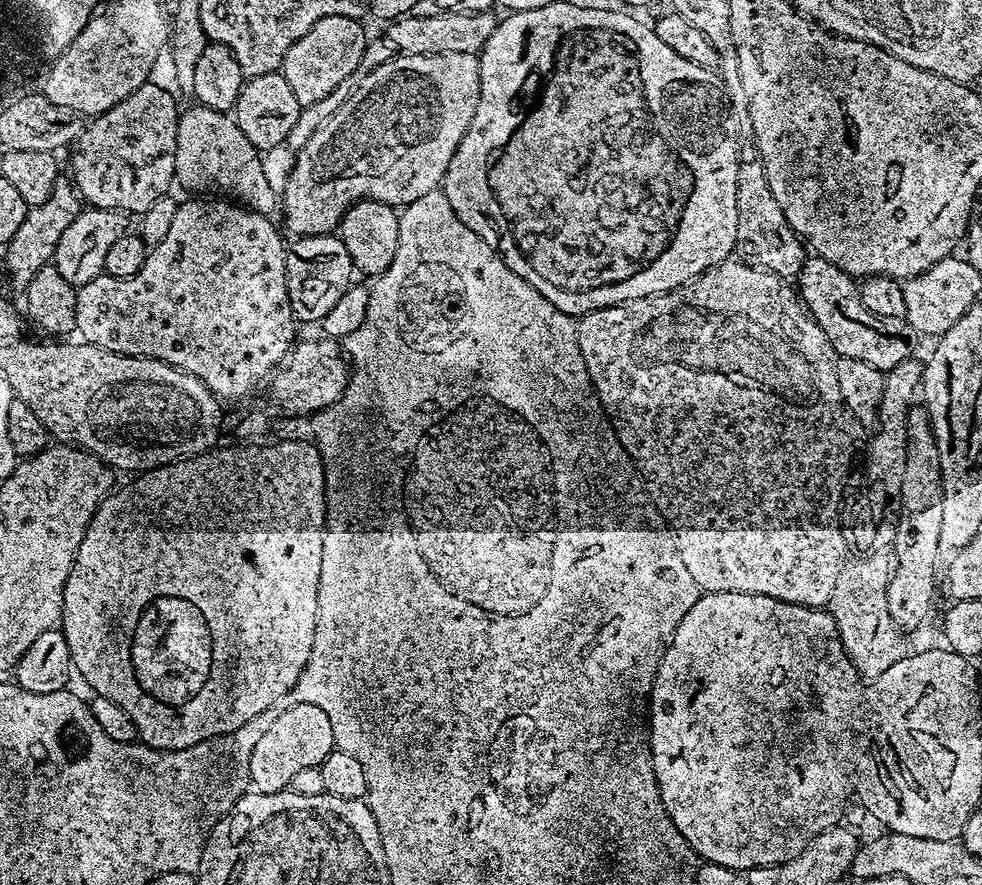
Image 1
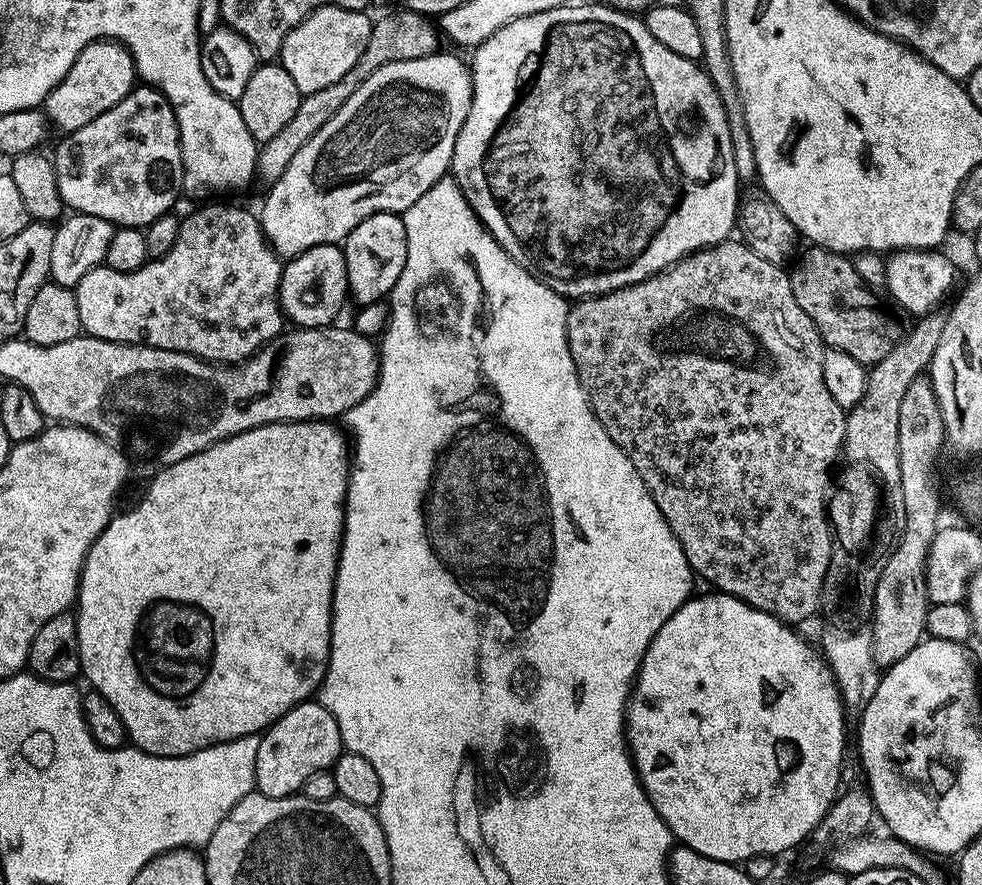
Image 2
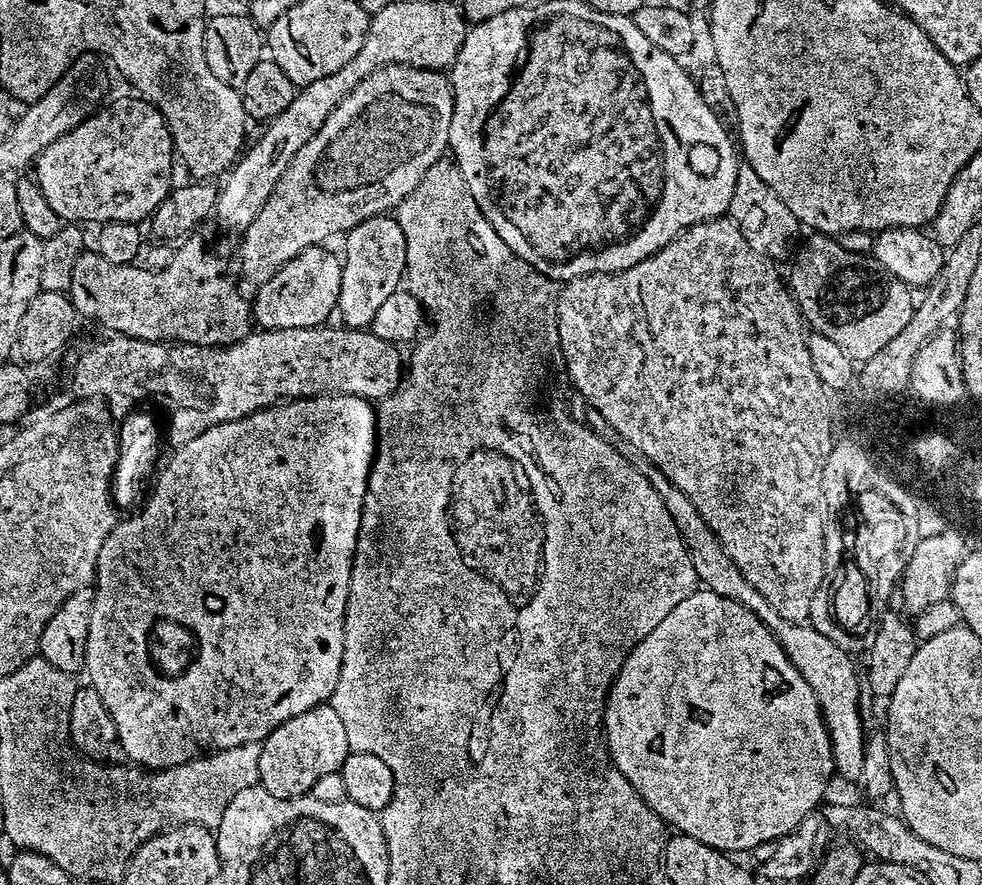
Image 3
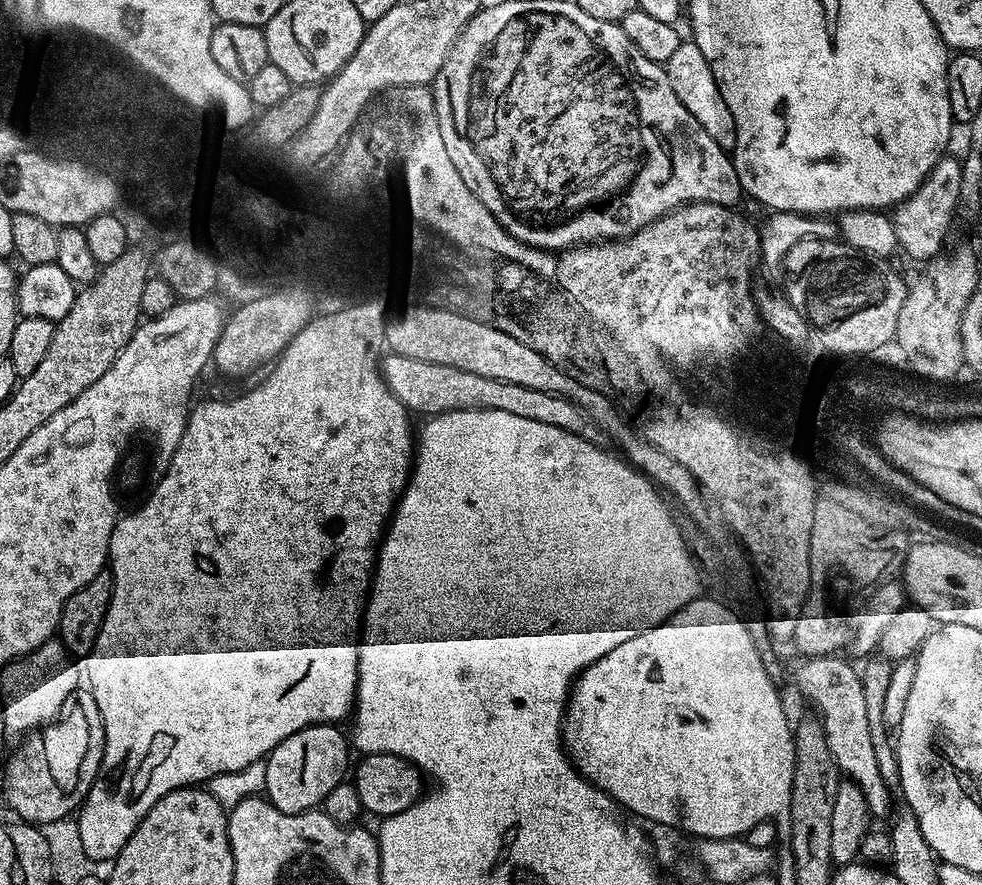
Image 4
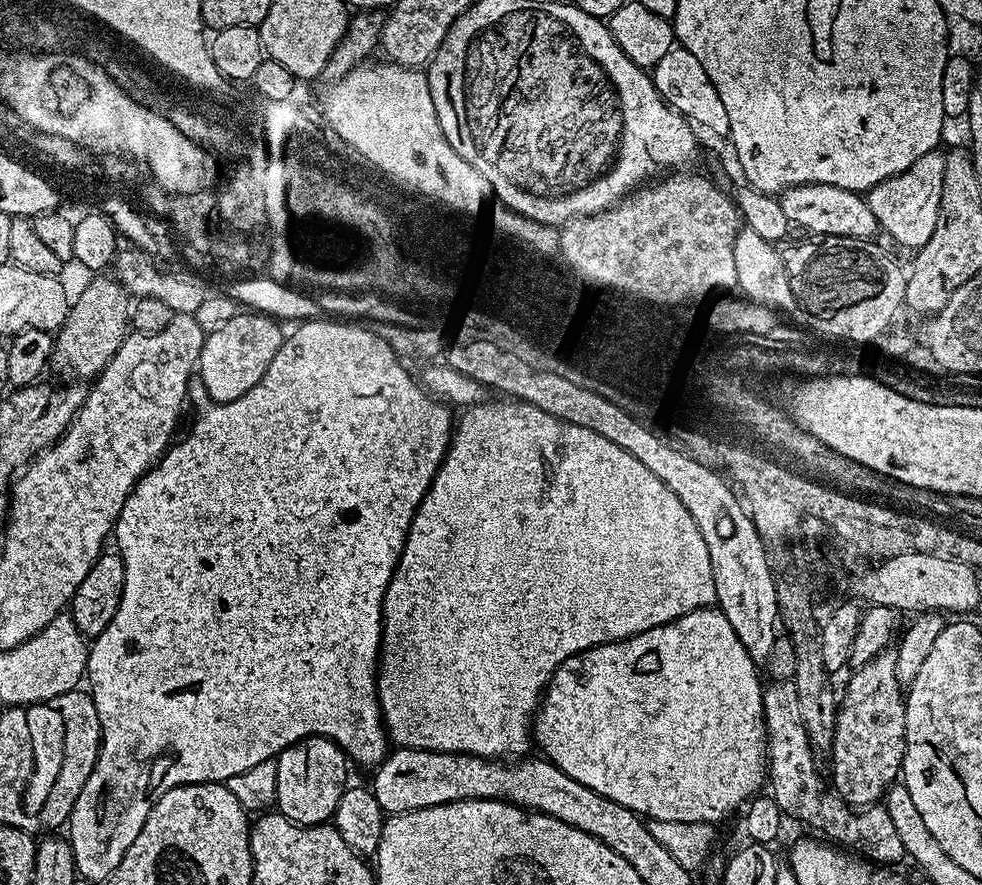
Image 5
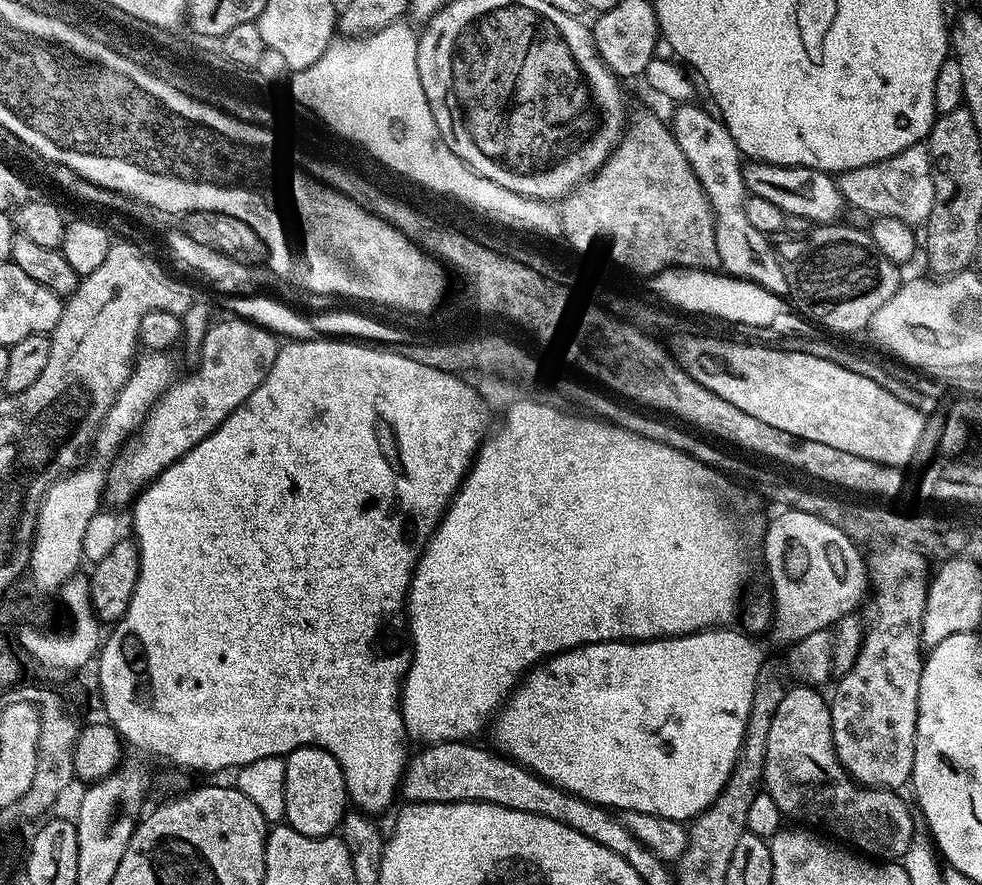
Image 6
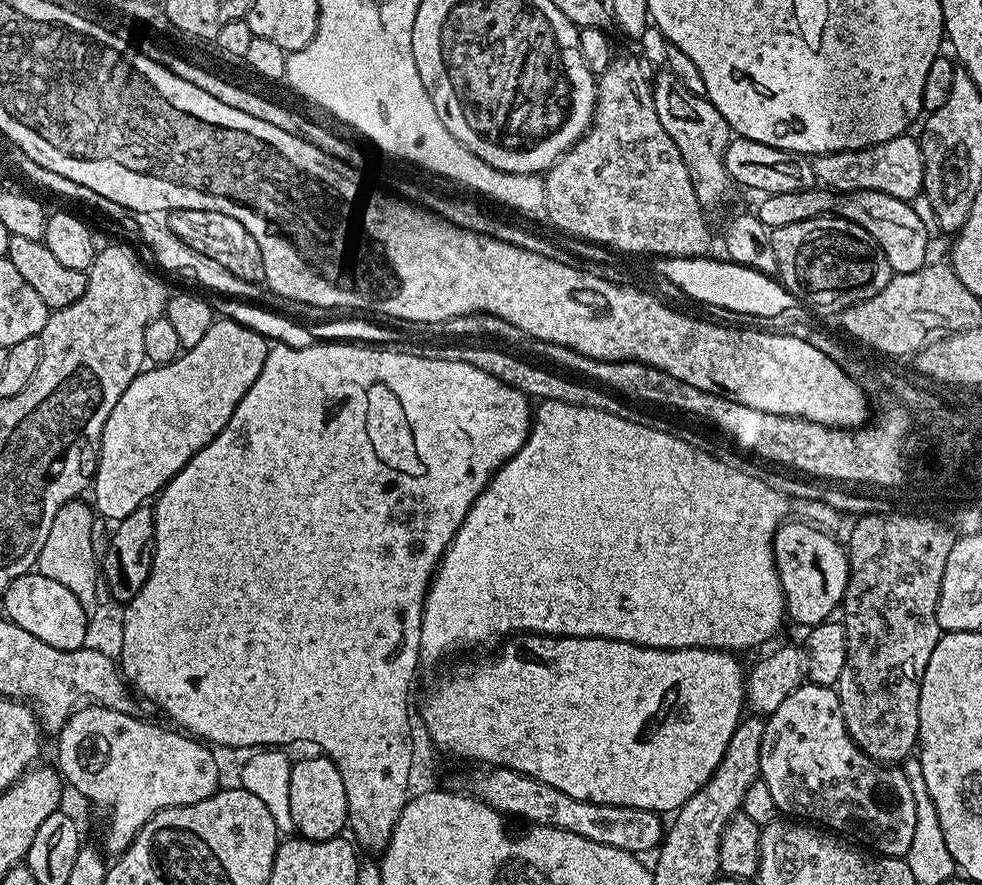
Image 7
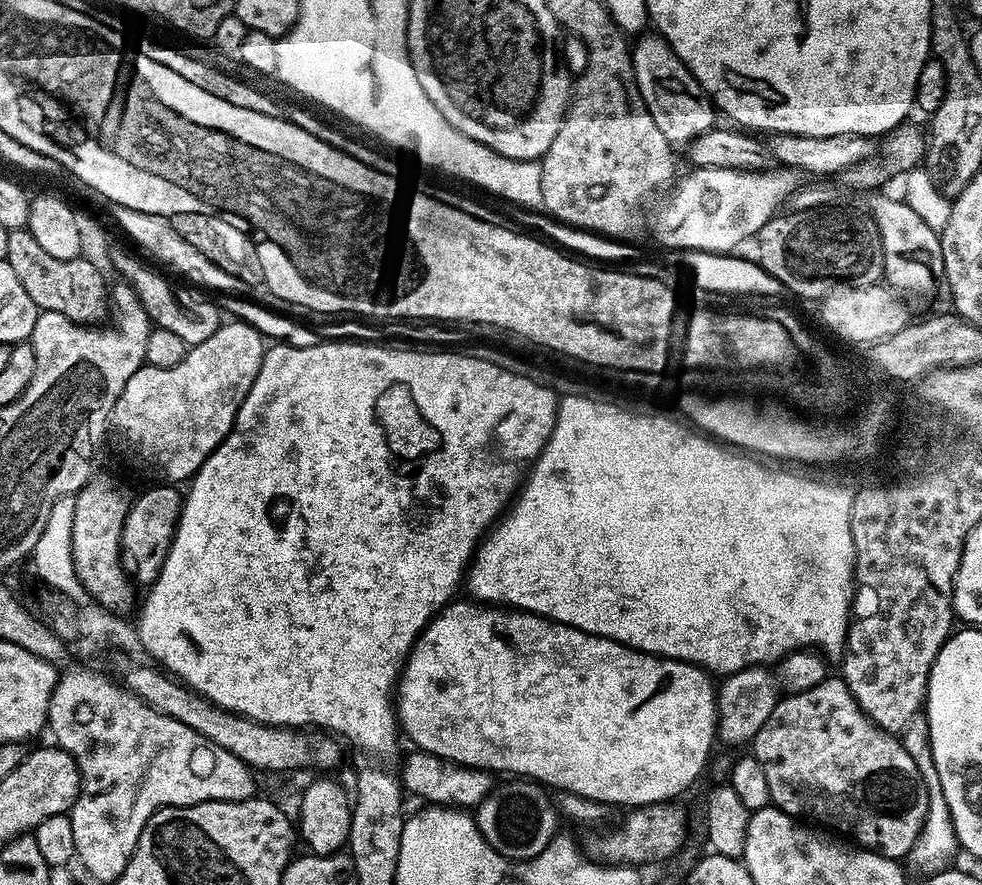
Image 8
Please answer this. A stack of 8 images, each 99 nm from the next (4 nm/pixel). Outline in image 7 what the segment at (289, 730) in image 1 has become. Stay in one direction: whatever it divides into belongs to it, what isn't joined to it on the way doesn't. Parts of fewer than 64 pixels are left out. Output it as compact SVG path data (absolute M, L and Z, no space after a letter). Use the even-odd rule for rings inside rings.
M323 754L315 755L297 759L290 770L290 818L294 818L296 832L303 839L334 840L345 831L348 823L346 786L342 786L338 766Z

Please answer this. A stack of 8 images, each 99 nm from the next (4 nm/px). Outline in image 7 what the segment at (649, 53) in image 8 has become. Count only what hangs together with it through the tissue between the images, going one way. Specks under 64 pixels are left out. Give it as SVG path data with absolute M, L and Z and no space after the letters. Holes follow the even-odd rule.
M672 72L655 73L651 81L652 97L654 98L654 110L658 110L658 122L662 122L662 130L674 138L674 146L678 146L678 154L682 154L682 162L686 162L686 170L692 179L694 194L698 198L700 207L711 210L715 204L720 204L728 196L728 191L734 188L734 181L728 176L728 171L724 165L724 151L728 149L729 140L733 139L734 133L728 127L726 118L718 114L716 107L709 102L707 96L699 91L691 92L678 77Z

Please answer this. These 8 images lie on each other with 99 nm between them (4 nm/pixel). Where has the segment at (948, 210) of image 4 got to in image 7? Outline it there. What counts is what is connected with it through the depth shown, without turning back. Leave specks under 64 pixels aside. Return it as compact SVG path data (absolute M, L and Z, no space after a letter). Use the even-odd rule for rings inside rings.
M912 134L896 136L893 140L882 140L869 148L827 152L811 157L810 161L817 185L837 194L874 190L911 202L924 190L924 159L919 139Z

